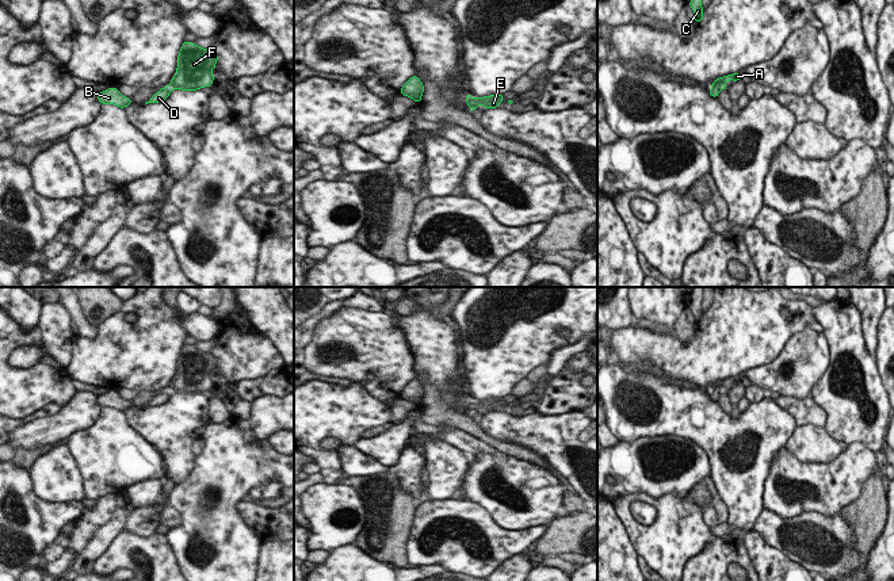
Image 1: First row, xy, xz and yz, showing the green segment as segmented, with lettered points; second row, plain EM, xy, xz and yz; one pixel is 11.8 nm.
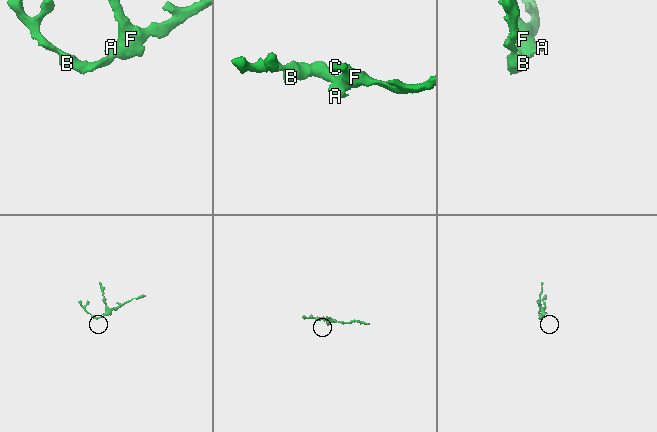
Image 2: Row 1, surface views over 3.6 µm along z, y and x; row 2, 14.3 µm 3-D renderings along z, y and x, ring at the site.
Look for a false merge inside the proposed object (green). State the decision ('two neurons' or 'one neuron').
one neuron

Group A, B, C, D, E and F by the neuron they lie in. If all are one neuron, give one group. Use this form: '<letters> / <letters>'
A B C D E F

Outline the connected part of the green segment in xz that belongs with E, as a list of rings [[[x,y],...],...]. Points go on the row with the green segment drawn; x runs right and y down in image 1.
[[[467,93],[465,99],[466,99],[466,104],[470,107],[470,112],[473,112],[481,104],[485,107],[485,110],[489,110],[489,108],[497,108],[500,102],[504,103],[503,95],[497,95],[497,93],[484,98],[471,98]]]

